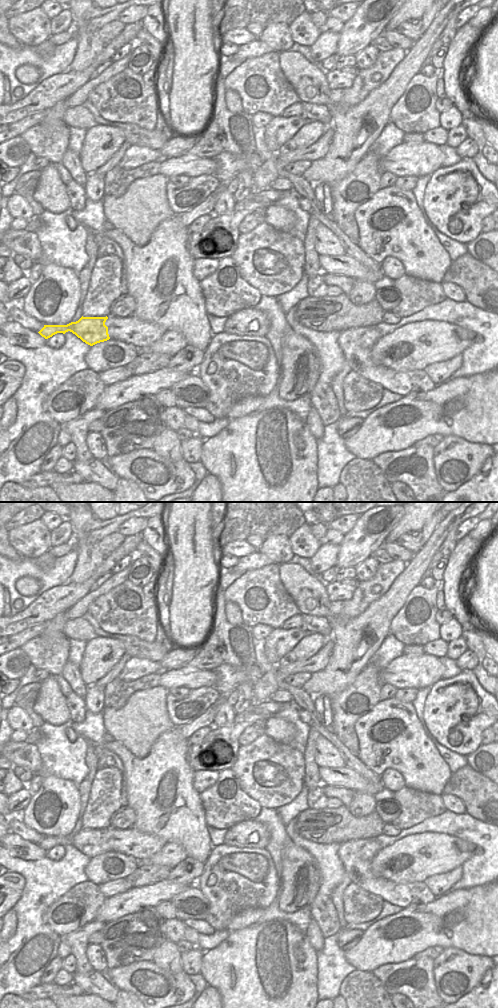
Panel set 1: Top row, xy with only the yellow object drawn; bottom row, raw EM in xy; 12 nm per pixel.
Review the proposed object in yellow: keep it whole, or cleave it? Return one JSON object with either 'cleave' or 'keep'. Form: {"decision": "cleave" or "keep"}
{"decision": "keep"}

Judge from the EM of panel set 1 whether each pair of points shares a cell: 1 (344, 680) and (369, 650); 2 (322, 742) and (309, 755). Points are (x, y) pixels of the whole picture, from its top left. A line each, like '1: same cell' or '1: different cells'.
1: same cell
2: different cells

